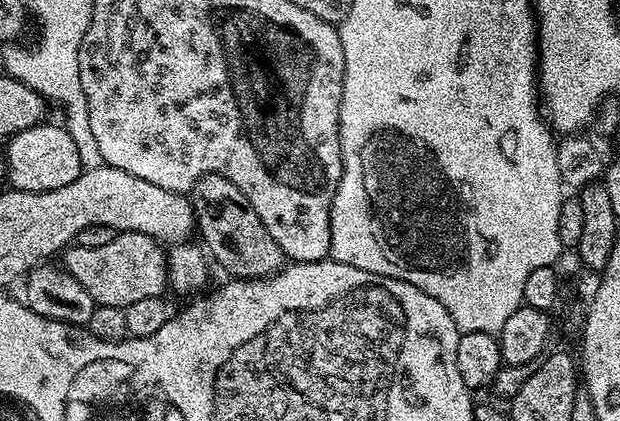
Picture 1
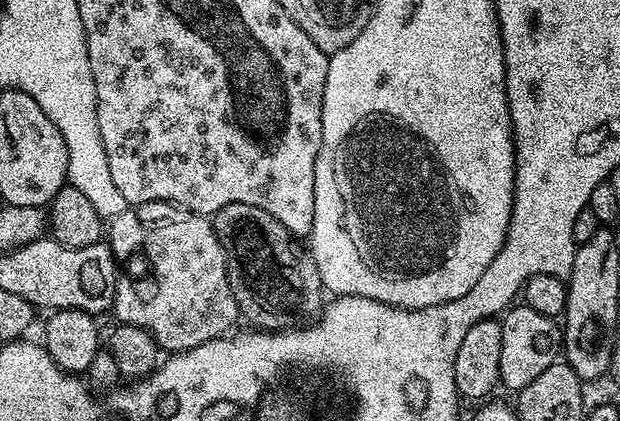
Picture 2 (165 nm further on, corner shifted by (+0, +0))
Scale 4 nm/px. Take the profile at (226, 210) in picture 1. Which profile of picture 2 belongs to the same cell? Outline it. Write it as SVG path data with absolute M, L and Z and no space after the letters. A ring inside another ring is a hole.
M231 204L222 206L211 217L214 234L218 234L218 242L222 242L222 250L228 263L230 290L240 308L240 315L256 330L283 330L299 325L303 316L312 318L321 311L322 301L326 296L324 284L320 281L318 266L314 262L311 251L297 242L292 233L278 222L278 218L270 218L266 210L258 210L258 206Z

